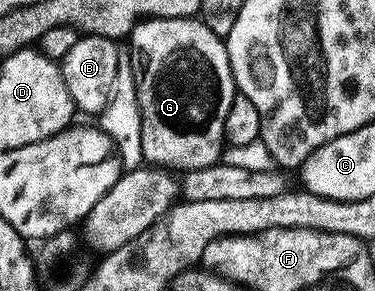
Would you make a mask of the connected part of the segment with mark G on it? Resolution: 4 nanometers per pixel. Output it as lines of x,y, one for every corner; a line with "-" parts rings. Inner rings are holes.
151,18
140,21
132,28
130,37
131,47
144,59
144,69
139,69
138,83
136,85
136,93
138,94
138,106
140,107
140,117
142,118
142,154
145,161
152,166
161,166
168,170
177,170
181,168
181,173
187,174
194,170
202,170
203,168
211,168
213,164
221,159
222,153
226,147
224,139
224,127
226,126
226,114
230,114
230,106
238,98
238,89
236,87
236,79
232,76
232,67
230,66
230,58
228,57
227,43
218,34
214,34
214,30
210,30
210,26
206,26
203,20
199,18

